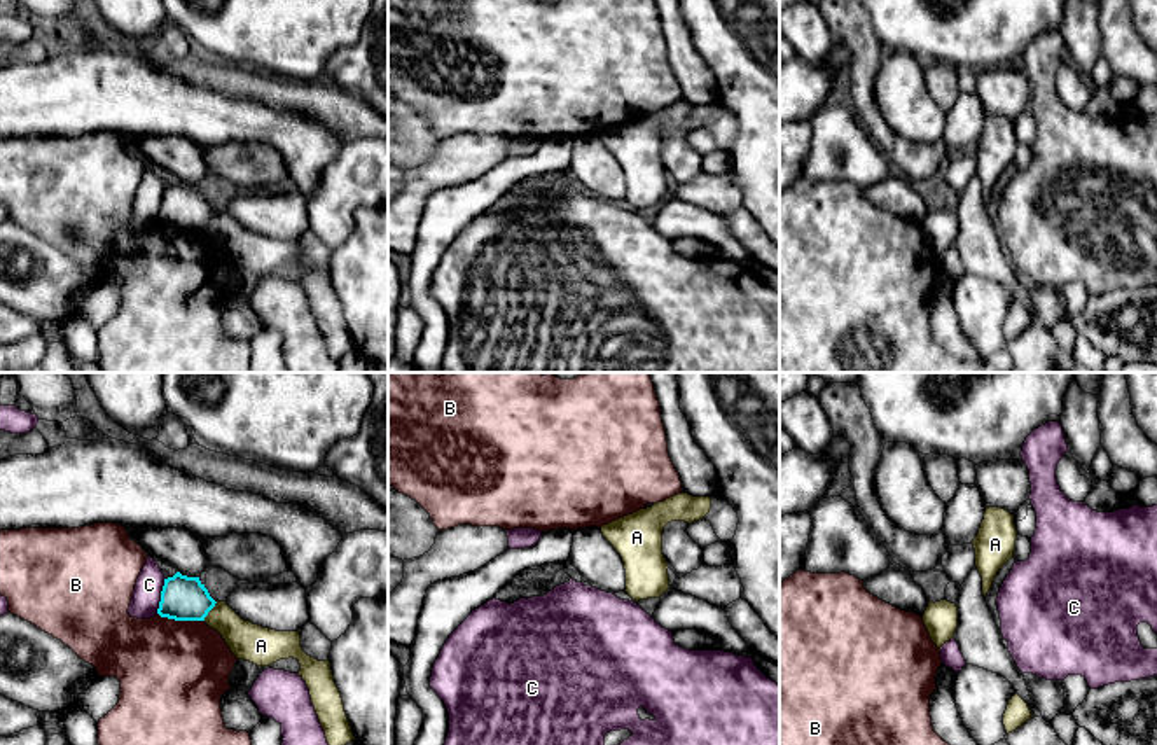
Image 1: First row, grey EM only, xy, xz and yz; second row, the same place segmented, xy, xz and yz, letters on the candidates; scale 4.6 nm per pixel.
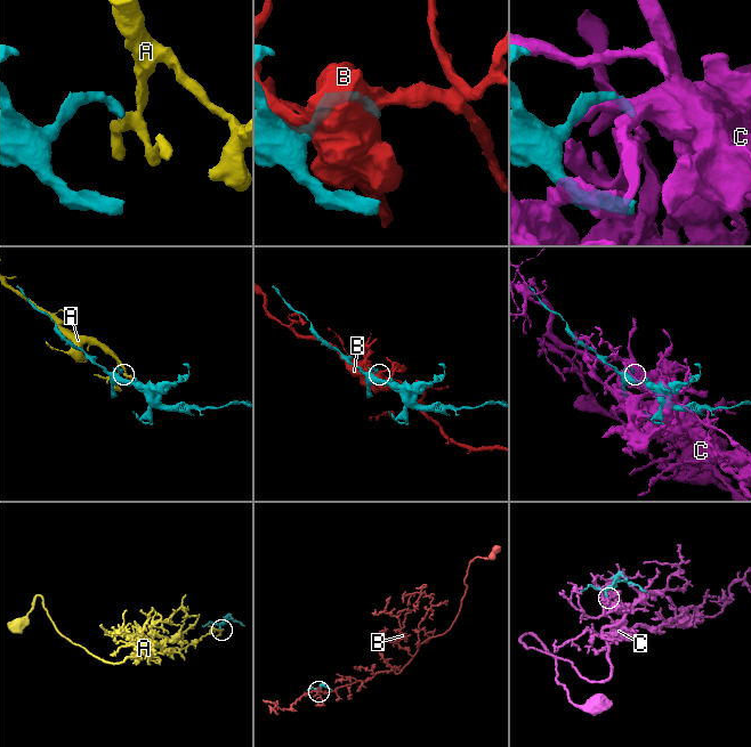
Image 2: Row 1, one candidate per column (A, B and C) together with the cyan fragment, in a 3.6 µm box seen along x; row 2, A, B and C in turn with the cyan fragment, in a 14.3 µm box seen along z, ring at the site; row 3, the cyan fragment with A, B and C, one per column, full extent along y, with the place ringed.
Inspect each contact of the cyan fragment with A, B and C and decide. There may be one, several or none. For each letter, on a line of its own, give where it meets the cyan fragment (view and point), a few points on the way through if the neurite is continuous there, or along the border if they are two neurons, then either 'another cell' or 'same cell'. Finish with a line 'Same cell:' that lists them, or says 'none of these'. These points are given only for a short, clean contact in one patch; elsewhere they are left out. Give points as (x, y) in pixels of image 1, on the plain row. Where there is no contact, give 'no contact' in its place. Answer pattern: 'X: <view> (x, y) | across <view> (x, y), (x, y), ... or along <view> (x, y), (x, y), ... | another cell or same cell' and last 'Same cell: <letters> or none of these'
A: xy (210, 217) | along xy (217, 210), (203, 228) | another cell
B: xy (180, 228) | another cell
C: xy (161, 205) | another cell
Same cell: none of these

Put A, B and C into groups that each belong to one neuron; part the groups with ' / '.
A / B / C

